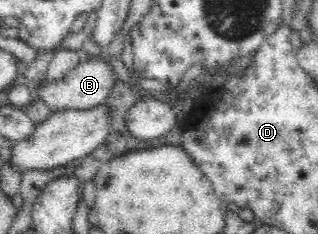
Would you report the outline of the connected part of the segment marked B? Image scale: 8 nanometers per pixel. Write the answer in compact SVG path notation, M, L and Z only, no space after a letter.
M100 58L91 59L88 62L81 62L61 80L43 82L43 86L37 88L37 99L47 104L47 108L52 113L64 112L65 110L92 110L105 103L115 82L117 82L116 76L107 62L103 62Z

